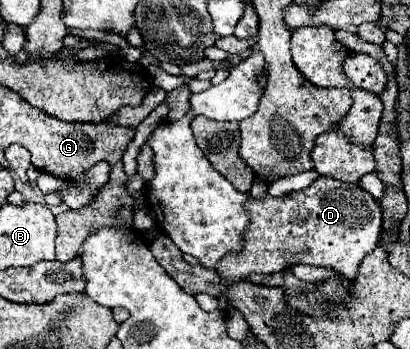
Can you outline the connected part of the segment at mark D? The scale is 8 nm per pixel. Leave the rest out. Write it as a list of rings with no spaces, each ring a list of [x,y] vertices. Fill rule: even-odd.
[[[318,177],[310,187],[300,189],[298,193],[288,193],[288,197],[272,197],[266,193],[264,199],[256,199],[250,195],[244,209],[250,221],[244,231],[244,245],[240,251],[226,253],[216,269],[224,281],[242,281],[250,273],[278,273],[296,263],[328,267],[354,281],[362,259],[376,249],[382,231],[382,209],[376,199],[360,189],[360,185],[344,183],[332,177]]]

